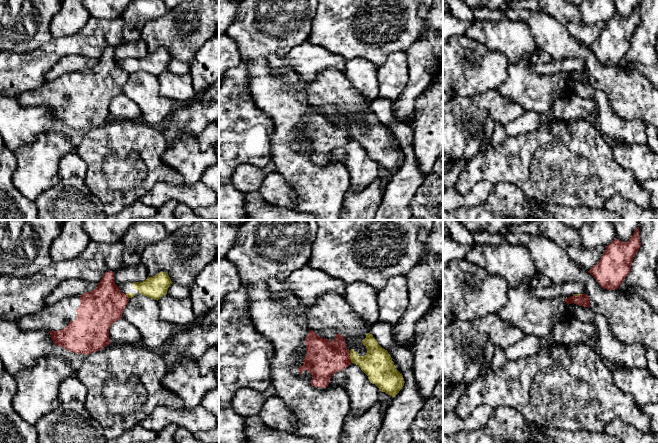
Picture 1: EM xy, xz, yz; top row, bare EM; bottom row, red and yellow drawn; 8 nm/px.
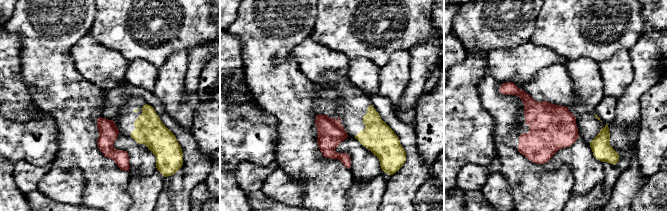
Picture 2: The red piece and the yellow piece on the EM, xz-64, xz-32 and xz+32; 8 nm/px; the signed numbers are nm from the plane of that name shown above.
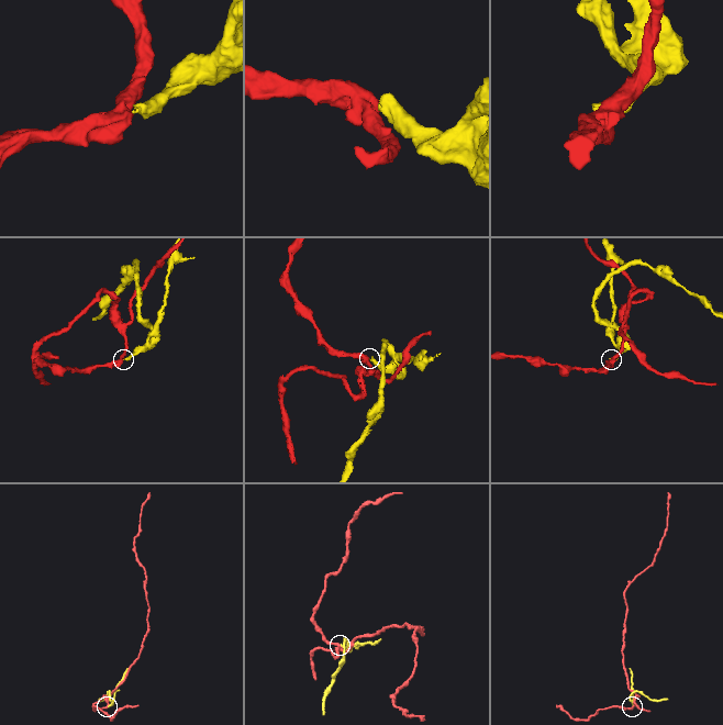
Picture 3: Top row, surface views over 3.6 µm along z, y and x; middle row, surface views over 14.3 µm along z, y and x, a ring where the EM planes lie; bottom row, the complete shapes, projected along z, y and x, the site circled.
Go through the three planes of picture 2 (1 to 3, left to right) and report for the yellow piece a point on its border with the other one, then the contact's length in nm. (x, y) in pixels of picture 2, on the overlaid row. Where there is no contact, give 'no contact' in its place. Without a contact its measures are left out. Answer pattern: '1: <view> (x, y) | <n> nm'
1: no contact
2: no contact
3: no contact

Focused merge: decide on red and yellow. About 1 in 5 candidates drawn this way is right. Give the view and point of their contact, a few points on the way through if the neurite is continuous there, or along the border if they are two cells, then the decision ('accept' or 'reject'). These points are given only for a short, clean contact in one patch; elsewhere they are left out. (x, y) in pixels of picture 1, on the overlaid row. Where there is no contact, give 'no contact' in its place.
xz (349, 358) | along xz (349, 353), (349, 358), (352, 362) | reject

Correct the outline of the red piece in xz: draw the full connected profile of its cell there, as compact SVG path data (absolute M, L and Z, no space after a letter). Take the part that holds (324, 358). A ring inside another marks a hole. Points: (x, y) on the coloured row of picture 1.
M310 330L305 344L306 356L298 371L300 375L304 370L309 371L312 375L311 385L315 387L327 387L336 372L342 371L352 363L344 336L339 333L330 341Z

